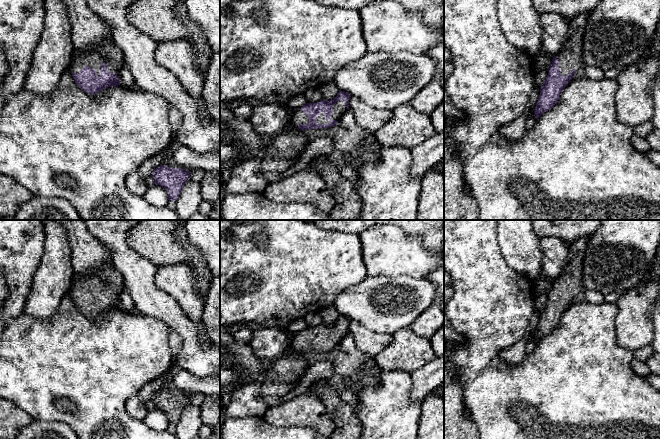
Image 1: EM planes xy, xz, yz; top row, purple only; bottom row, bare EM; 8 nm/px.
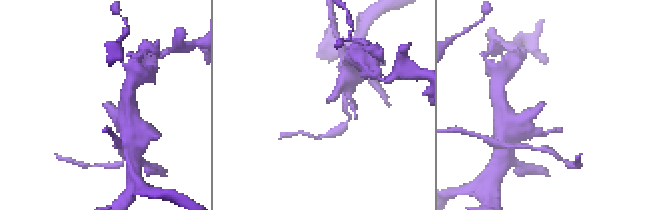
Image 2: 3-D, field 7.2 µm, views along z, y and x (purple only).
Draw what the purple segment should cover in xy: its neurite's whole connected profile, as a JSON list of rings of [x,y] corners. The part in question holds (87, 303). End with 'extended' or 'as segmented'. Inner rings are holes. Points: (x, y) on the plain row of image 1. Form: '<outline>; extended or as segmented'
[[[112,263],[73,279],[68,292],[75,307],[86,317],[95,319],[108,312],[120,309],[120,294],[124,281]]]; extended

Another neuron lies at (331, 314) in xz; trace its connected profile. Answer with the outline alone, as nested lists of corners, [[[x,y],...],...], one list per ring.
[[[328,306],[325,309],[321,310],[320,313],[323,318],[323,324],[327,325],[335,322],[339,316],[339,313],[334,306]]]

